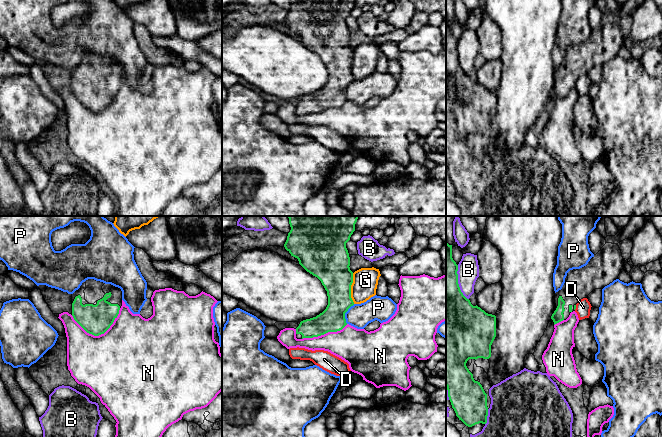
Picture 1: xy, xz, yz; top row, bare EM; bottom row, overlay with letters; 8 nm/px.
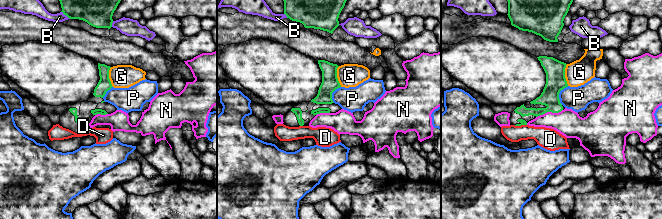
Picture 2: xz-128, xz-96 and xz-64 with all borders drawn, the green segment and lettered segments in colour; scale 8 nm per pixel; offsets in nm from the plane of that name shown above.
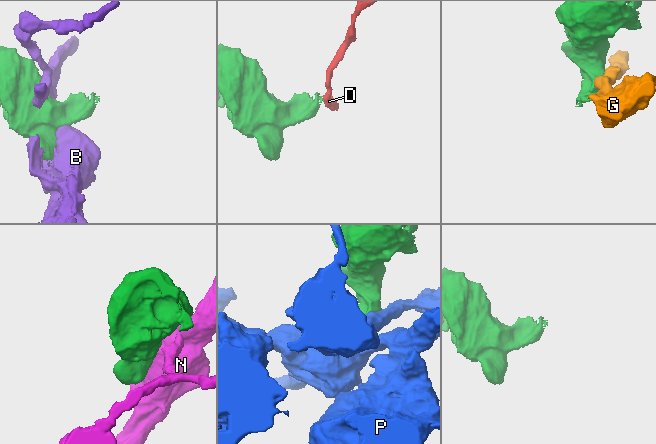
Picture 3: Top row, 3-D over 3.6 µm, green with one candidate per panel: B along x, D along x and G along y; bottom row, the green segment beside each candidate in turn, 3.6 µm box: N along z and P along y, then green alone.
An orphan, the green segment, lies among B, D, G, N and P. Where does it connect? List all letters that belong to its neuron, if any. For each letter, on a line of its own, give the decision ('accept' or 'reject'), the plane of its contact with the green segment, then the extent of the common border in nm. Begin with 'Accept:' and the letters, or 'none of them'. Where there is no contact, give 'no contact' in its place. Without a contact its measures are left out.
Accept: none of them
B: reject; meets green in yz; contact 130 nm long
D: reject; meets green in yz; contact 40 nm long
G: reject; meets green in xz; contact 240 nm long
N: reject; meets green in xy; contact 400 nm long
P: reject; meets green in xz; contact 170 nm long

